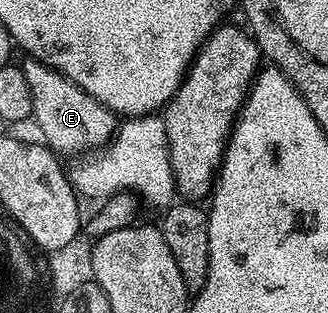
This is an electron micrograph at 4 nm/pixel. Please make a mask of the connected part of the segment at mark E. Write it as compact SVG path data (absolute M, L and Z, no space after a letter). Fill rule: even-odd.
M25 57L23 61L22 69L26 76L26 84L30 87L32 118L40 129L39 137L43 139L49 150L65 156L64 154L72 154L75 150L88 152L93 148L103 148L112 141L118 118L110 108L94 100L94 96L82 92L78 84L74 84L57 70L42 64L37 58Z

